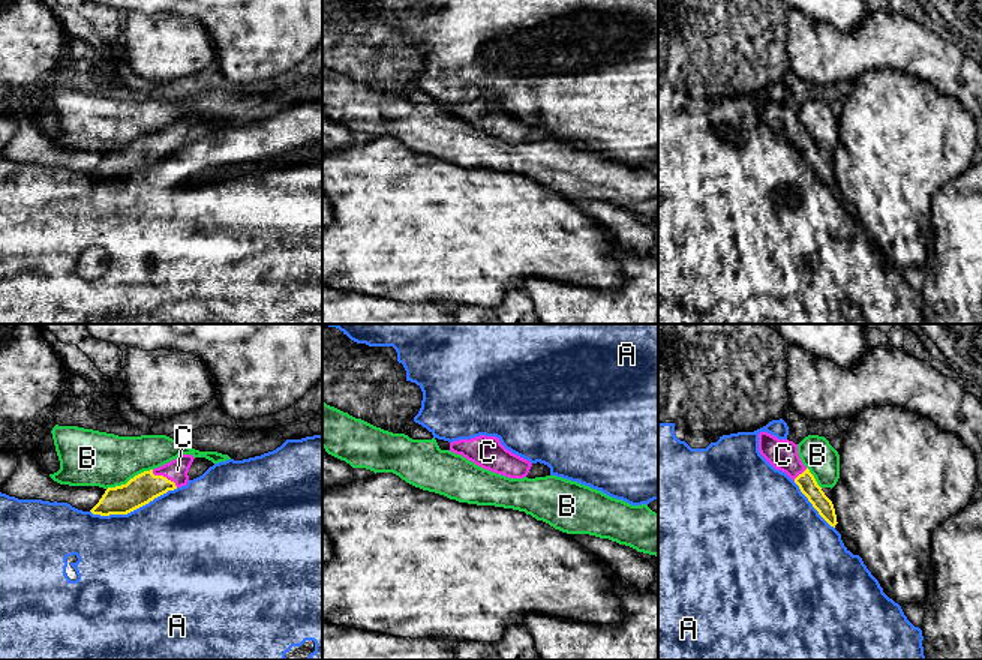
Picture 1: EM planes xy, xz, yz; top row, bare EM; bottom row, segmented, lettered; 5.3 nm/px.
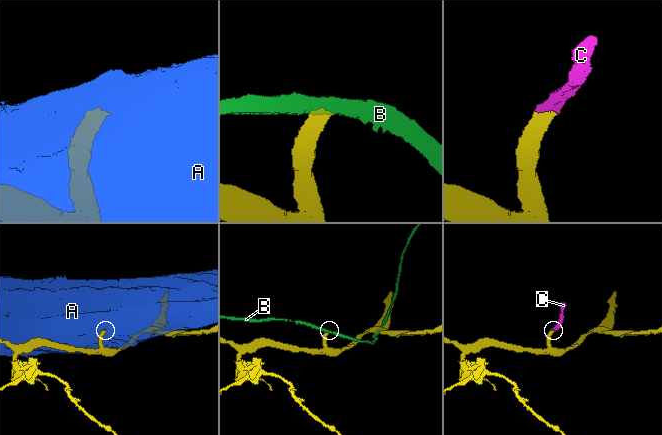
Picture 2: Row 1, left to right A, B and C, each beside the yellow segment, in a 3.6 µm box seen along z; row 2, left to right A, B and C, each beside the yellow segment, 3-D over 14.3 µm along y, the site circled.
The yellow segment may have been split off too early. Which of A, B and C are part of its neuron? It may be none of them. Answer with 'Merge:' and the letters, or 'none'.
Merge: C

